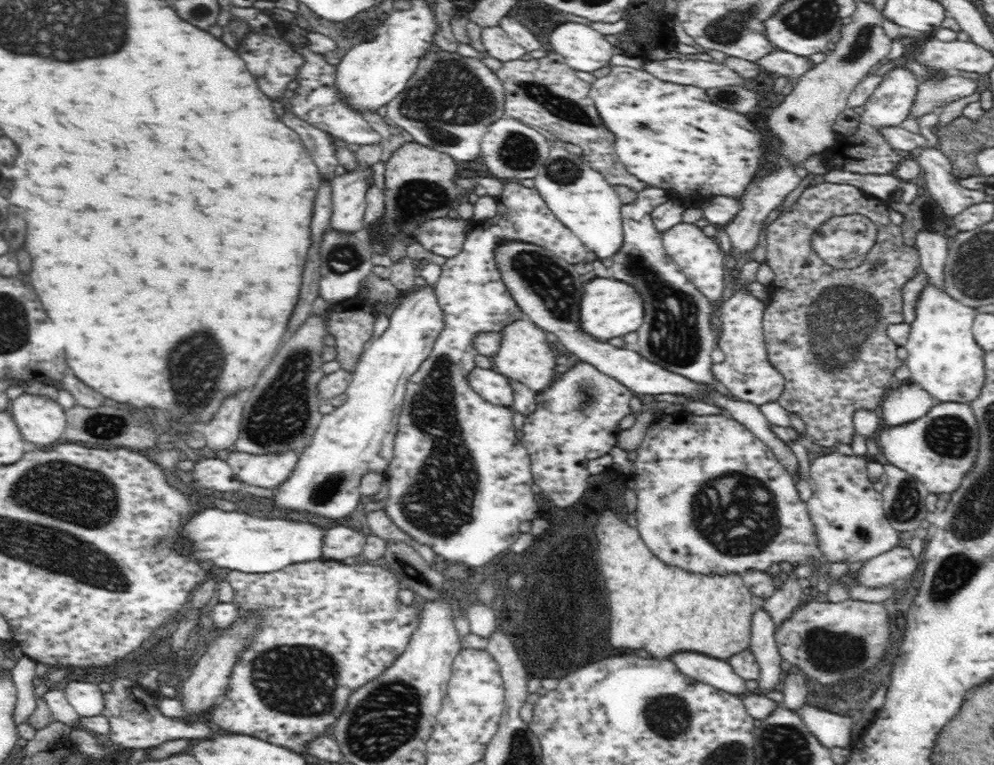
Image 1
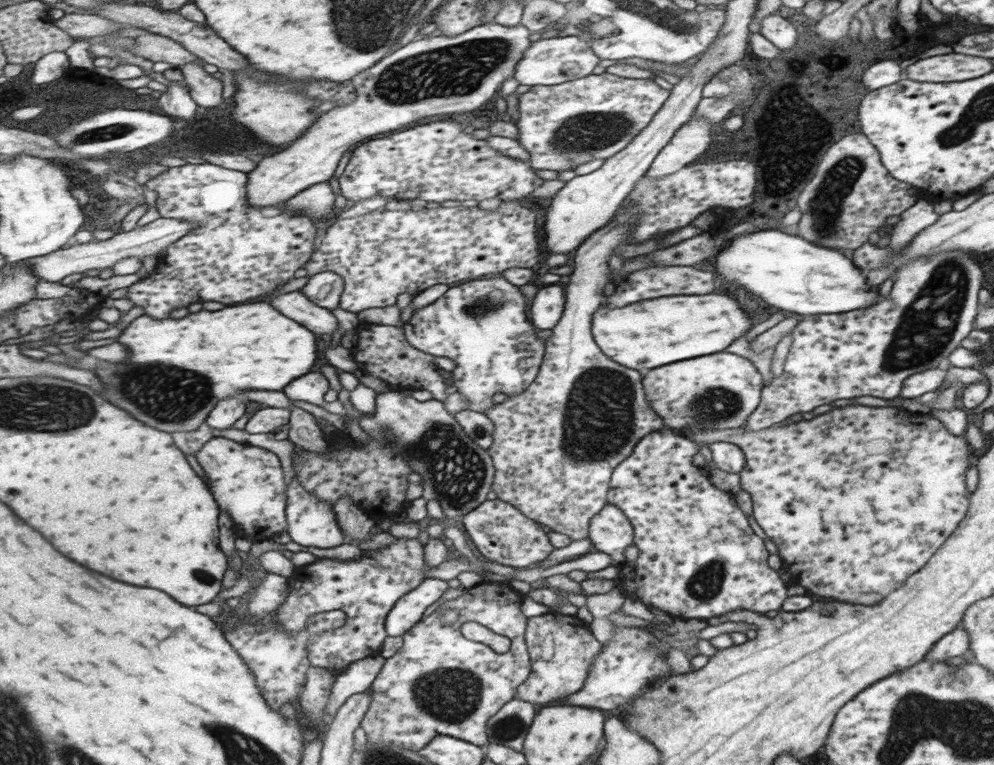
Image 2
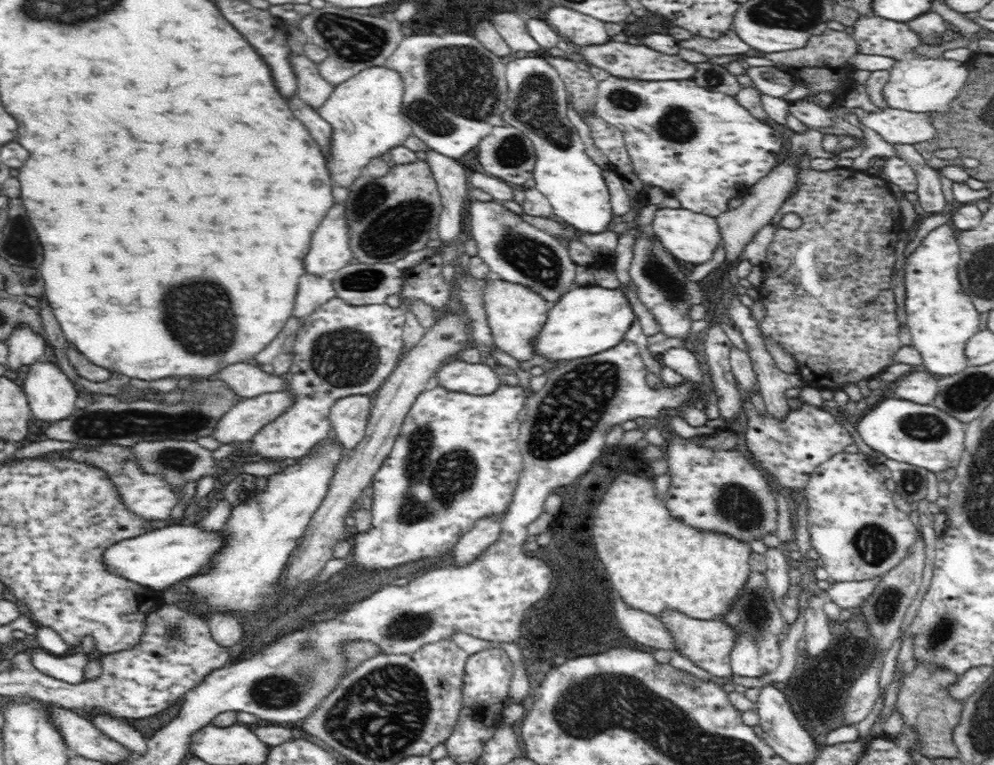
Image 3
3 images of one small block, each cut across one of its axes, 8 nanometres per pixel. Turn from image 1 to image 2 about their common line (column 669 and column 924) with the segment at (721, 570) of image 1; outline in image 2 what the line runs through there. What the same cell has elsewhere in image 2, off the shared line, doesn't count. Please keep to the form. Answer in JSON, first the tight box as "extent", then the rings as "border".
{"extent":[681,406,969,601],"border":[[[845,406],[833,408],[826,414],[820,414],[810,420],[801,419],[785,426],[771,426],[753,432],[751,430],[681,430],[687,438],[697,444],[709,442],[730,442],[738,446],[743,453],[745,466],[738,473],[740,489],[749,494],[752,502],[752,516],[759,528],[775,544],[777,554],[790,576],[791,584],[799,584],[804,590],[817,596],[831,597],[837,601],[851,600],[861,592],[877,592],[889,582],[903,582],[911,574],[925,565],[927,559],[941,546],[941,542],[953,532],[957,522],[963,518],[969,502],[969,492],[965,490],[963,476],[967,466],[967,444],[962,436],[949,434],[943,424],[928,414],[909,413],[897,407],[869,408],[869,406]]]}

